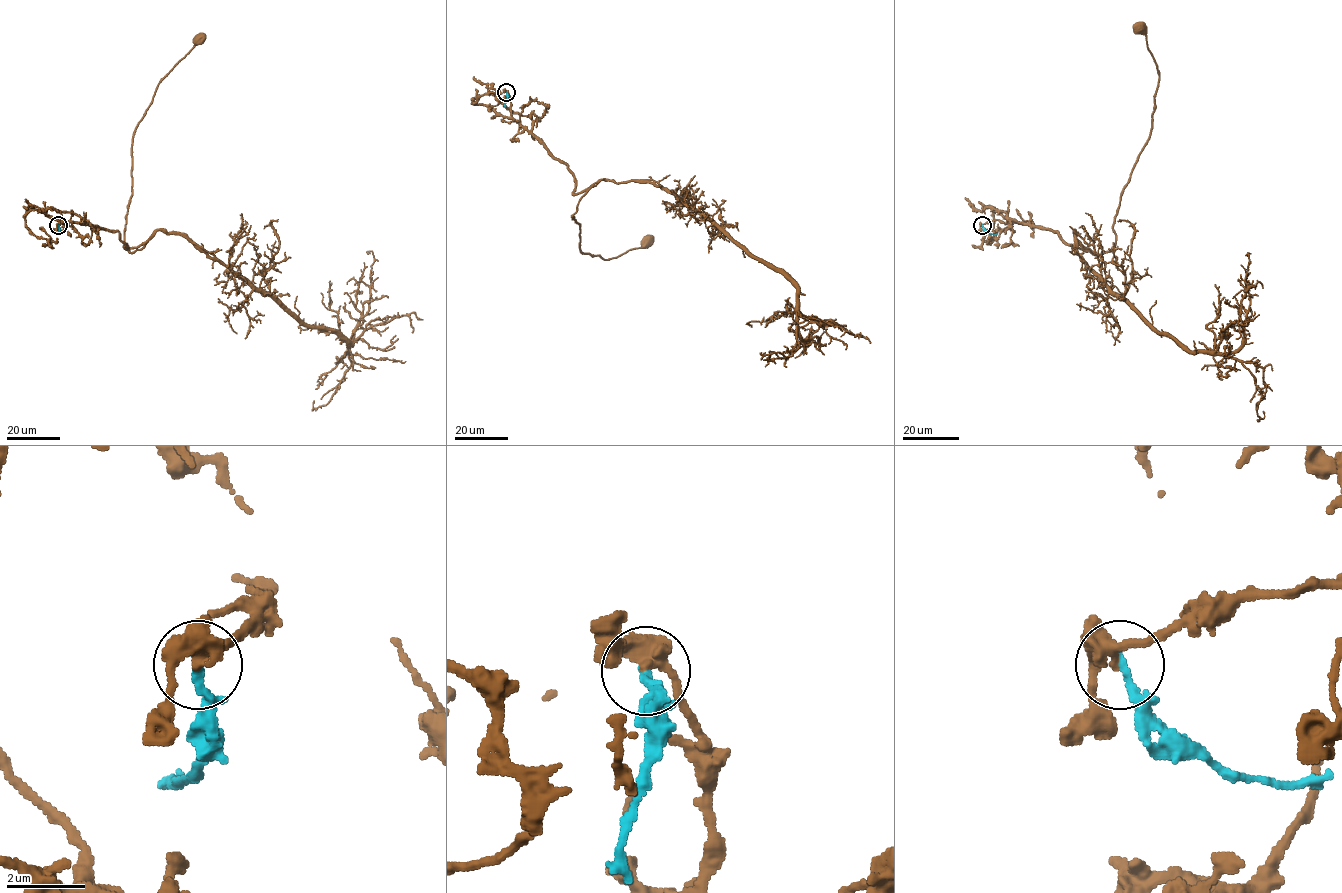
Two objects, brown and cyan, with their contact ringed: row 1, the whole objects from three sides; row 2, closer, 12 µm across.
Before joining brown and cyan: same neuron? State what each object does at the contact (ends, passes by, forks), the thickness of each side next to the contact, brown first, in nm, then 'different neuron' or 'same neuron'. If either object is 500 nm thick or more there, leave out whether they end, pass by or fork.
brown forks; cyan ends; calibres 320 and 200 nm; different neuron

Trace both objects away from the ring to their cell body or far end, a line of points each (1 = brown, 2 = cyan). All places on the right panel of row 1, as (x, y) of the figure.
1: (982, 225), (1000, 220), (1042, 226), (1094, 254), (1114, 244), (1114, 215), (1148, 137), (1158, 82), (1139, 27)
2: (982, 225), (990, 233), (997, 233)

